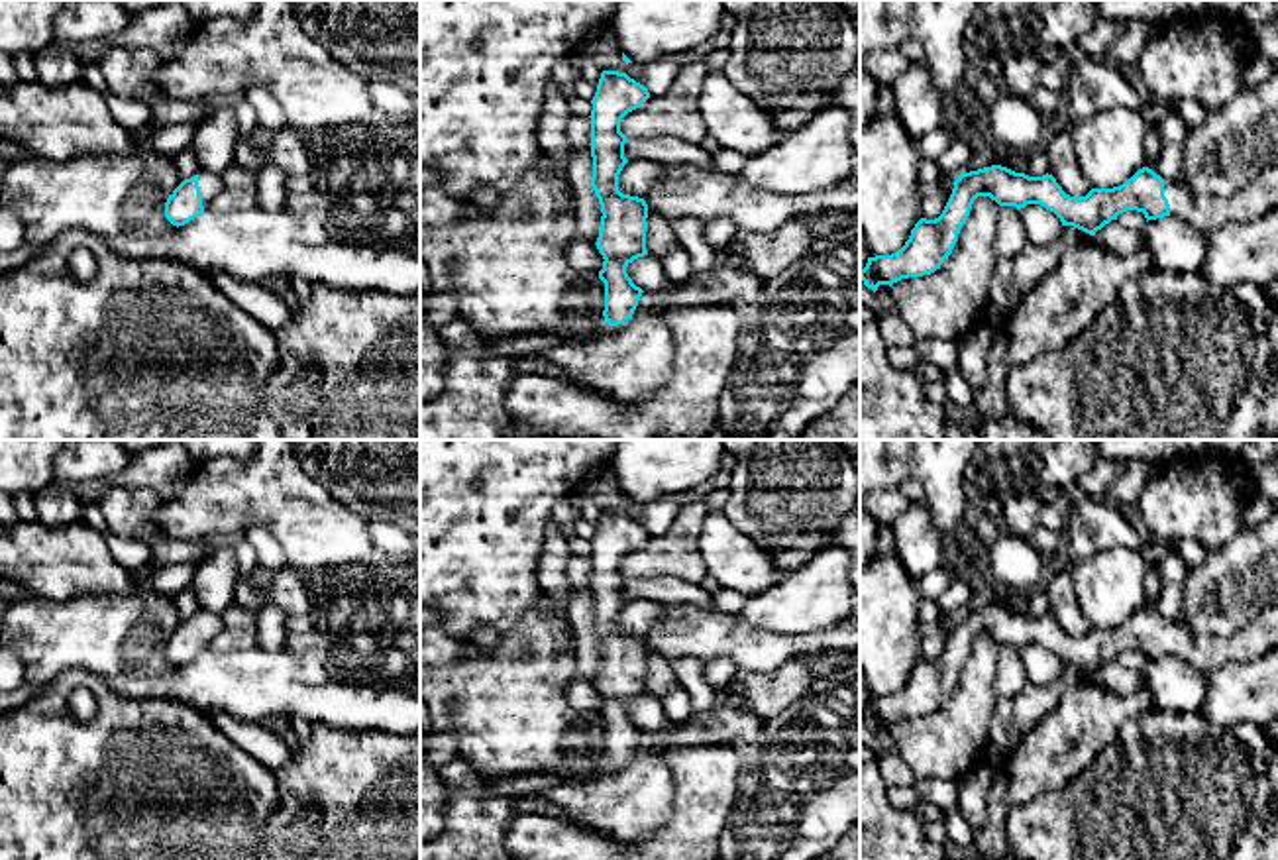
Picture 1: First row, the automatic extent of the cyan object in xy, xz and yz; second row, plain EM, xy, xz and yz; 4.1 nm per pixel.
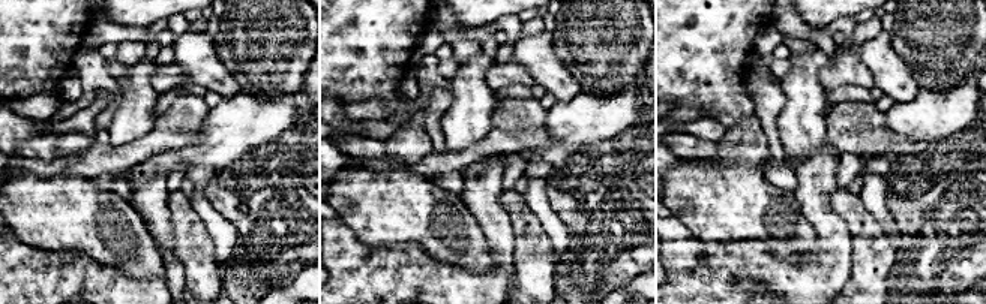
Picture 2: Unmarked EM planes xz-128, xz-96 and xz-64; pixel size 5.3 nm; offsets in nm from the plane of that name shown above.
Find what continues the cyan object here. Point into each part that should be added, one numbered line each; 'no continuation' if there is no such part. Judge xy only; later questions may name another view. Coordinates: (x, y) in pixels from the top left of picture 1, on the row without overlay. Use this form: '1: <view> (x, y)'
1: xy (211, 623)

